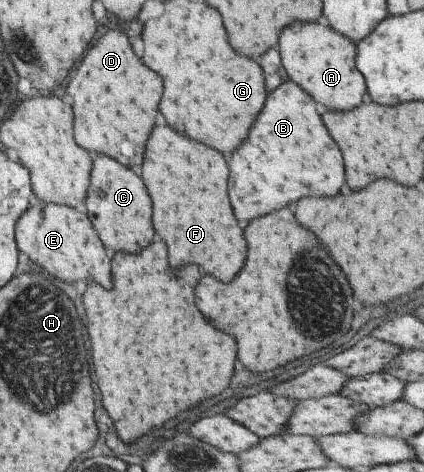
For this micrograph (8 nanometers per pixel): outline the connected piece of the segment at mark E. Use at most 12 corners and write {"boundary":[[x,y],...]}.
{"boundary":[[38,201],[18,249],[64,283],[112,289],[110,257],[84,213]]}

